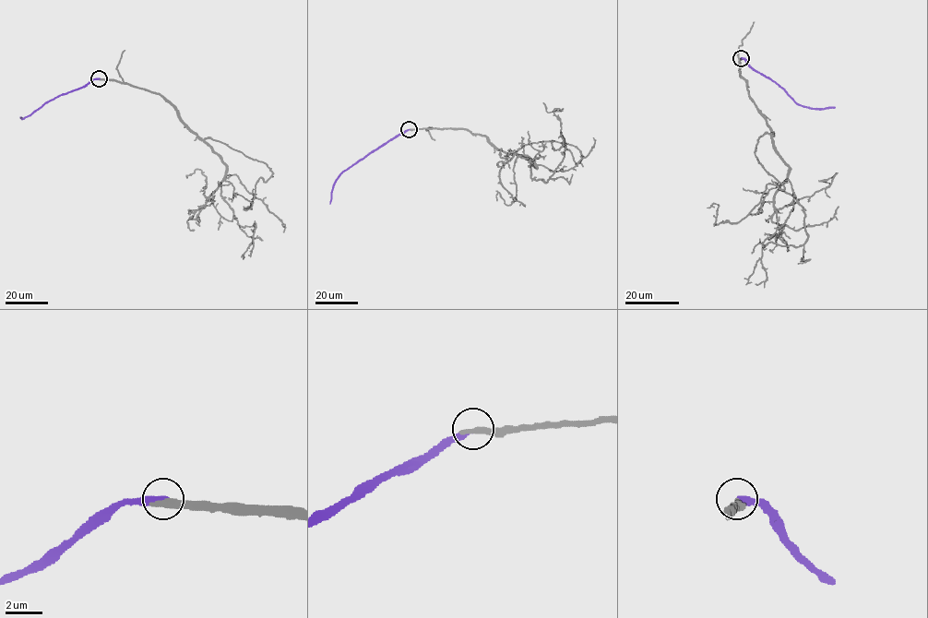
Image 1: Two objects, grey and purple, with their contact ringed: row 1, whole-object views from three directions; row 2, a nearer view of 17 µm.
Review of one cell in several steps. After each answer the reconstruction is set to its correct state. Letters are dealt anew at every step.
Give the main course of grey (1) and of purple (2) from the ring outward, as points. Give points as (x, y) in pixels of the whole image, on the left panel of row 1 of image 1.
1: (99, 78), (159, 93), (201, 138), (269, 168), (271, 176), (255, 185), (250, 208), (233, 196)
2: (99, 78), (59, 95), (30, 115), (20, 117)

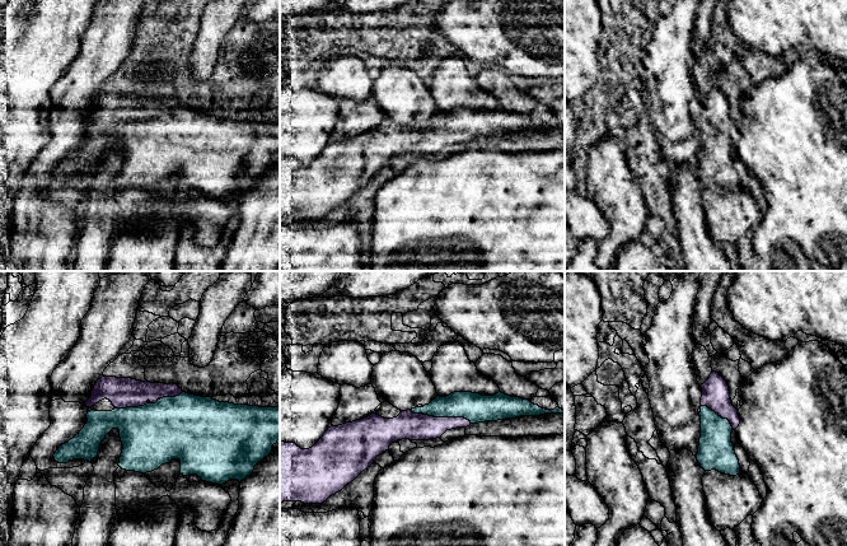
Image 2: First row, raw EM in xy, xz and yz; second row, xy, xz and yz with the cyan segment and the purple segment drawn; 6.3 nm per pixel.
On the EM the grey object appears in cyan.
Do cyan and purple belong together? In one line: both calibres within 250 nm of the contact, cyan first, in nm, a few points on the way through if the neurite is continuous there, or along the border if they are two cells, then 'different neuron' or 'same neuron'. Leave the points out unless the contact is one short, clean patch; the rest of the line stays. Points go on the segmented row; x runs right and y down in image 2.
calibres 180 and 180 nm; same neuron

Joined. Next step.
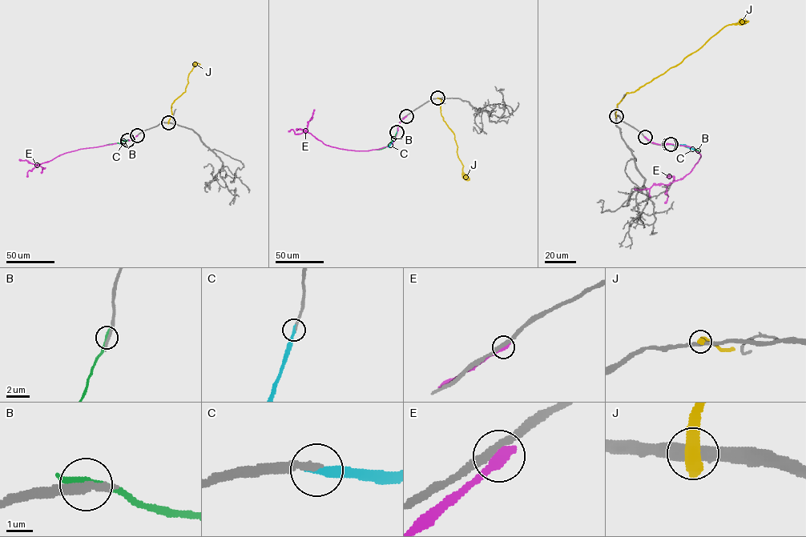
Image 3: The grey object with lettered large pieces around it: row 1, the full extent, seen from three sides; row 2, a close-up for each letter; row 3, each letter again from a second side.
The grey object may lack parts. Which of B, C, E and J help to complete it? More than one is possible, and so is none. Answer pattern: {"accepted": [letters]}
{"accepted": ["C"]}

